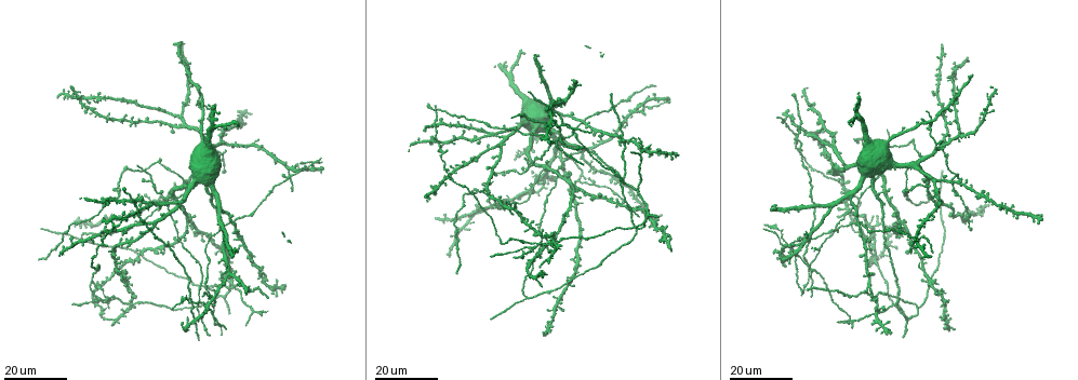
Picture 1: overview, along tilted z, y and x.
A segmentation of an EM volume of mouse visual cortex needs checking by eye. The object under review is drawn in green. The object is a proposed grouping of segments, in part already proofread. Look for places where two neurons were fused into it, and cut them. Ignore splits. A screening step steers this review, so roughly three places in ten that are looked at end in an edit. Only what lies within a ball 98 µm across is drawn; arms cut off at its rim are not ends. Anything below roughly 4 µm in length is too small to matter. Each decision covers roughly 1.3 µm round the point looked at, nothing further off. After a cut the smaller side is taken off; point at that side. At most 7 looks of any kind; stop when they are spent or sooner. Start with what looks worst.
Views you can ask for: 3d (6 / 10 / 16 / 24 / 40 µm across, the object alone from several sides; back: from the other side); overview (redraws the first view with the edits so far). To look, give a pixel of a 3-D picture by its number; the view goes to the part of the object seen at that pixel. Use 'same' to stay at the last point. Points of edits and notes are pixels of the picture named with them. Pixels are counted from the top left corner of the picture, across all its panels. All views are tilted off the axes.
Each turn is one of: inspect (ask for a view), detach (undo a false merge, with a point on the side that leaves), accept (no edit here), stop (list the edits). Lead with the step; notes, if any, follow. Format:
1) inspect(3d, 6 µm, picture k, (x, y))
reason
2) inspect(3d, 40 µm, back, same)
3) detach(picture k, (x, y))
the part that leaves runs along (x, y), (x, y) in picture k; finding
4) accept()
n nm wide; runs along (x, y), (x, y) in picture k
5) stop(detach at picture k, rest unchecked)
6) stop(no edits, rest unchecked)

inspect(3d, 24 µm, picture 1, (556, 125))

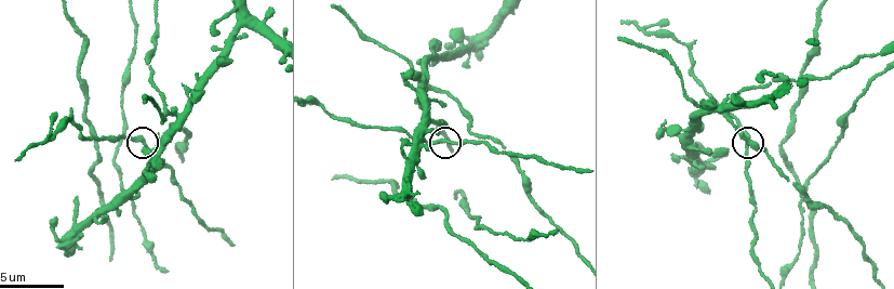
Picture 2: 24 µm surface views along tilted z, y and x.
inspect(3d, 10 µm, picture 2, (451, 141))

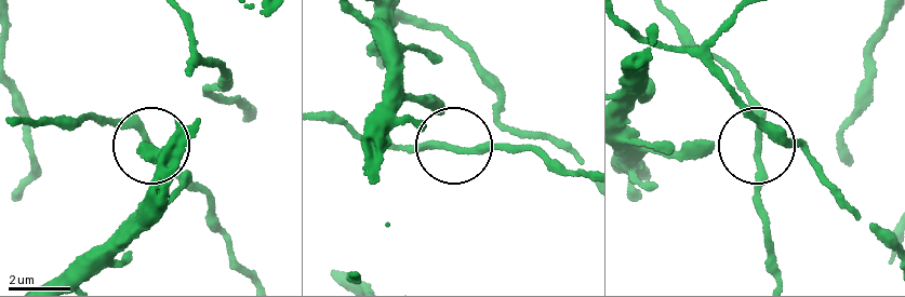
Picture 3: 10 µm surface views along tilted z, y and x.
accept()
continuous, no second neuron

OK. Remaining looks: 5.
inspect(3d, 16 µm, picture 1, (634, 113))
small branch off a trunk

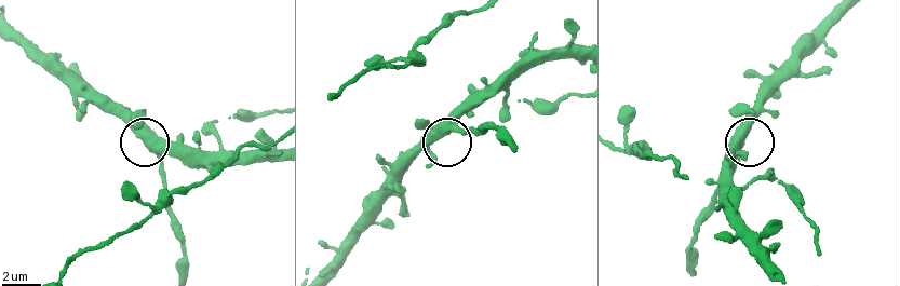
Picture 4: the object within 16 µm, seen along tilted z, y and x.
inspect(3d, 6 µm, picture 4, (452, 129))

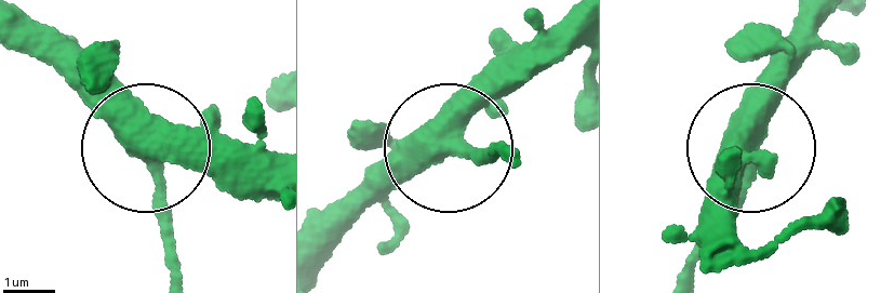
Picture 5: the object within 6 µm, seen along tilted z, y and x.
inspect(3d, 6 µm, back, picture 5, (453, 144))

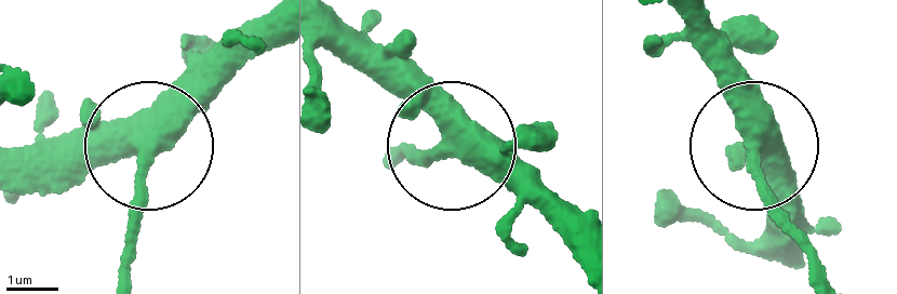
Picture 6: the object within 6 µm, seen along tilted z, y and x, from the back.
accept()
400 nm wide; runs along (270, 49), (160, 144), (137, 190), (131, 267) in picture 6; all the same neuron

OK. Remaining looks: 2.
inspect(3d, 24 µm, picture 1, (524, 174))
calibre changes

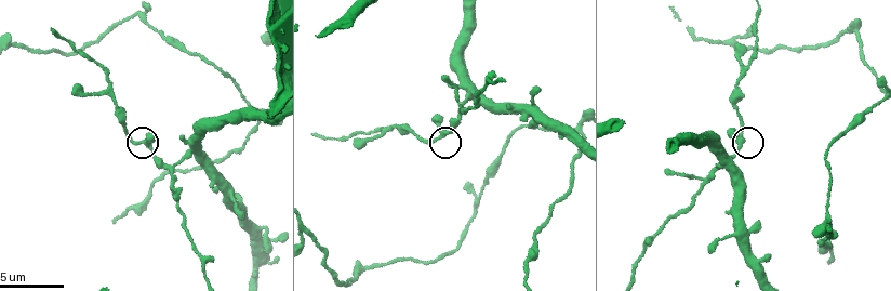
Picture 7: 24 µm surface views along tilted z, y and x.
inspect(3d, 10 µm, picture 7, (437, 140))

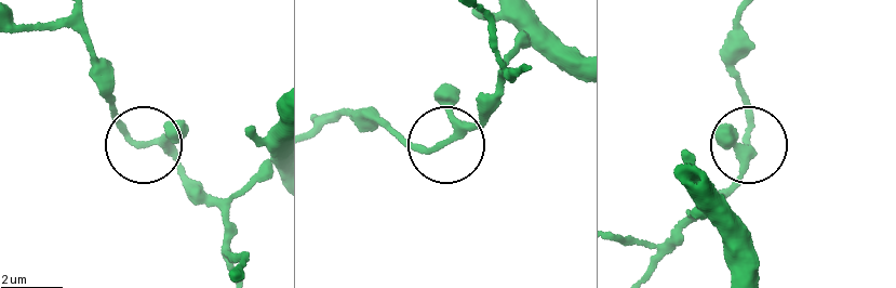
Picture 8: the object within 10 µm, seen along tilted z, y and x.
accept()
200 nm wide; runs along (272, 166), (230, 196), (216, 197), (136, 139), (101, 88) in picture 8; all the same neuron

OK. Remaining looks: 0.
stop(no edits, rest unchecked)

